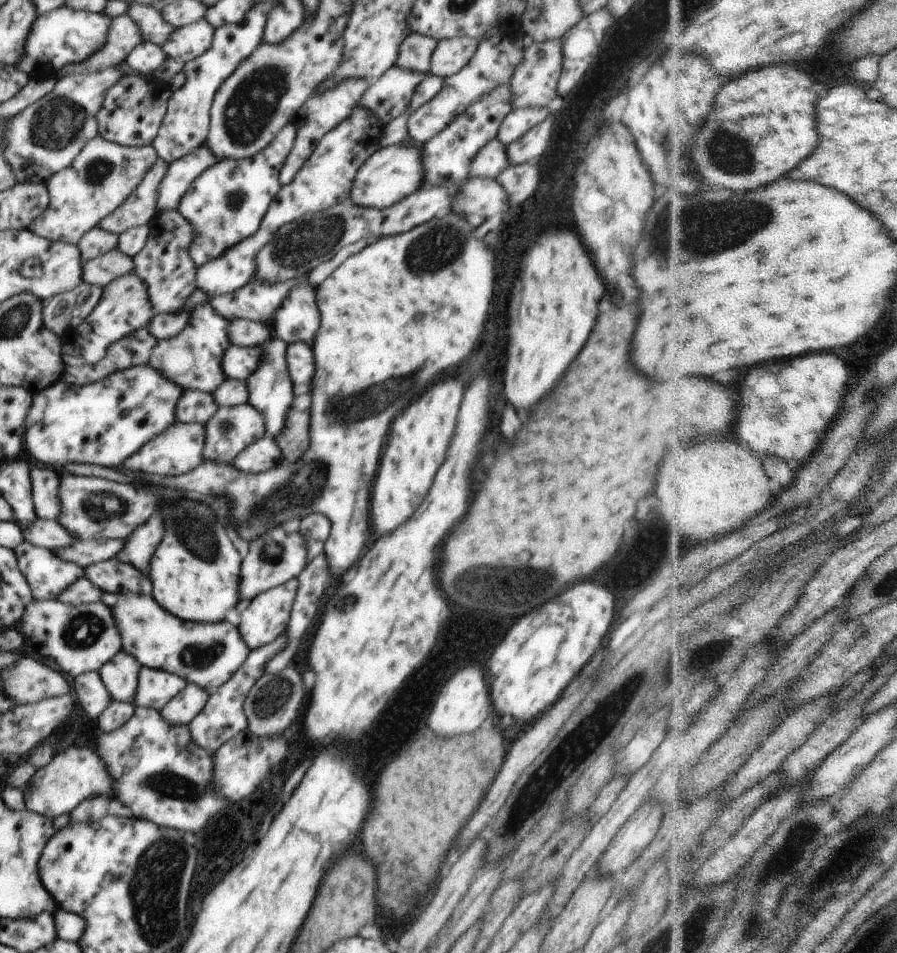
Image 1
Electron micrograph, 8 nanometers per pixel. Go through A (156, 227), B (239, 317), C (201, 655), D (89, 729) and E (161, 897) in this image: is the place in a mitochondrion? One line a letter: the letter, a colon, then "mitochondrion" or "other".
A: other
B: other
C: mitochondrion
D: other
E: mitochondrion

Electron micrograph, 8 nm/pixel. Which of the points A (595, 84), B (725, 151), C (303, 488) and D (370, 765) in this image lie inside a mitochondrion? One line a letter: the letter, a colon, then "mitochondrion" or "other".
A: other
B: mitochondrion
C: mitochondrion
D: mitochondrion

